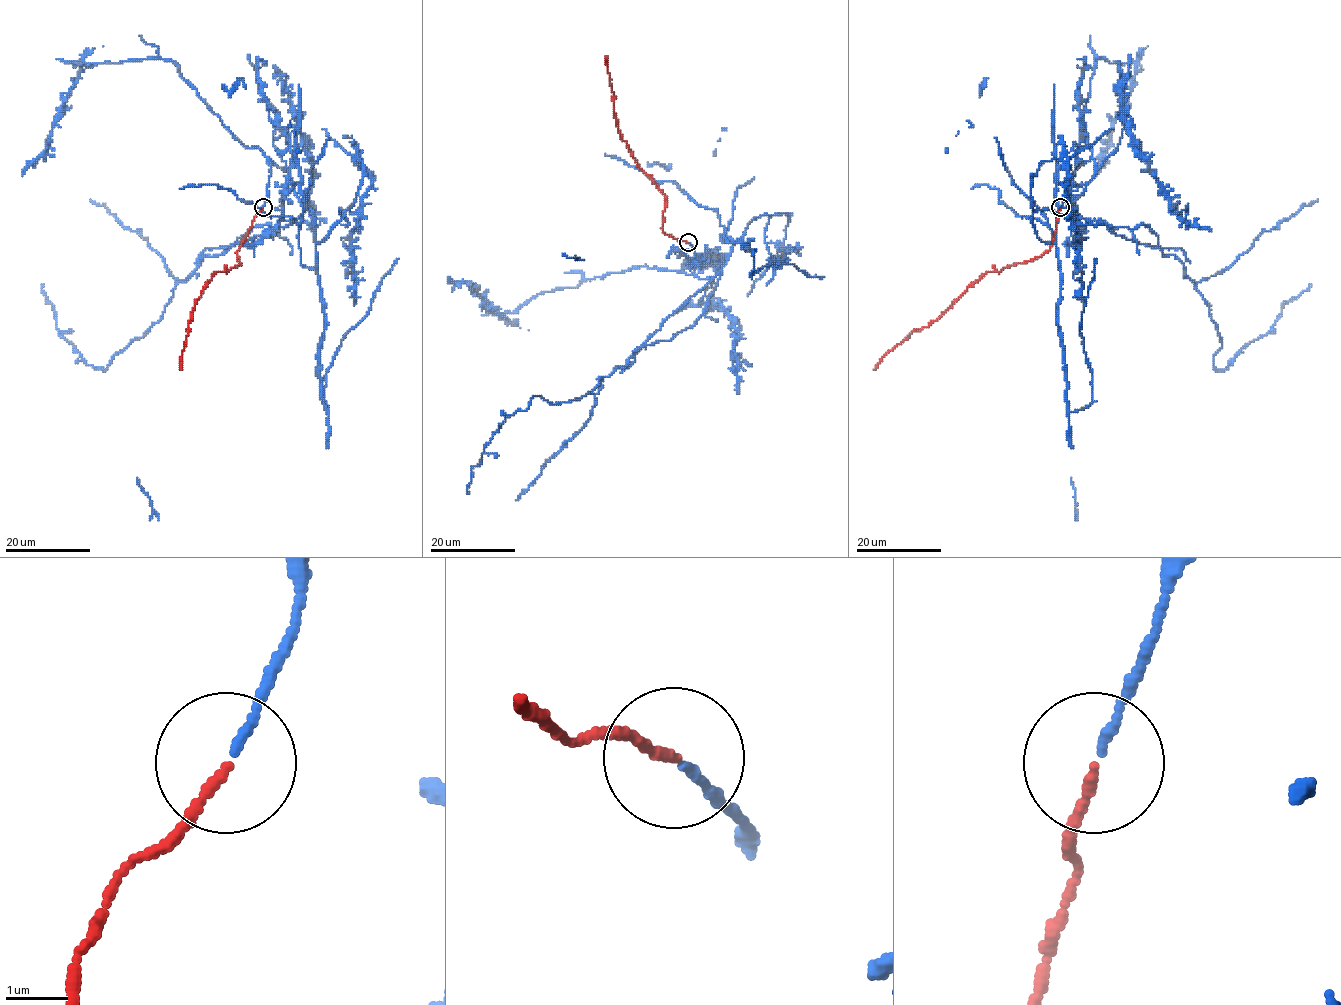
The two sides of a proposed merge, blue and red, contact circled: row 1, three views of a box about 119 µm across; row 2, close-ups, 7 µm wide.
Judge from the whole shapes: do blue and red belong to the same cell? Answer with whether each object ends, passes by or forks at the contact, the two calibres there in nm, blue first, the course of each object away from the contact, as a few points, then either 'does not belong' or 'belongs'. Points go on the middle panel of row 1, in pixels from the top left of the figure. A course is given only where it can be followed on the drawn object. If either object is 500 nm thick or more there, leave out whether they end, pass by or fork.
blue ends | red ends | 130/140 nm | blue via (688, 243), (699, 278), (730, 253), (706, 310), (580, 397), (534, 395), (484, 447), (468, 494) | red via (688, 242), (663, 230), (666, 198), (639, 167), (619, 134), (605, 55) | belongs

